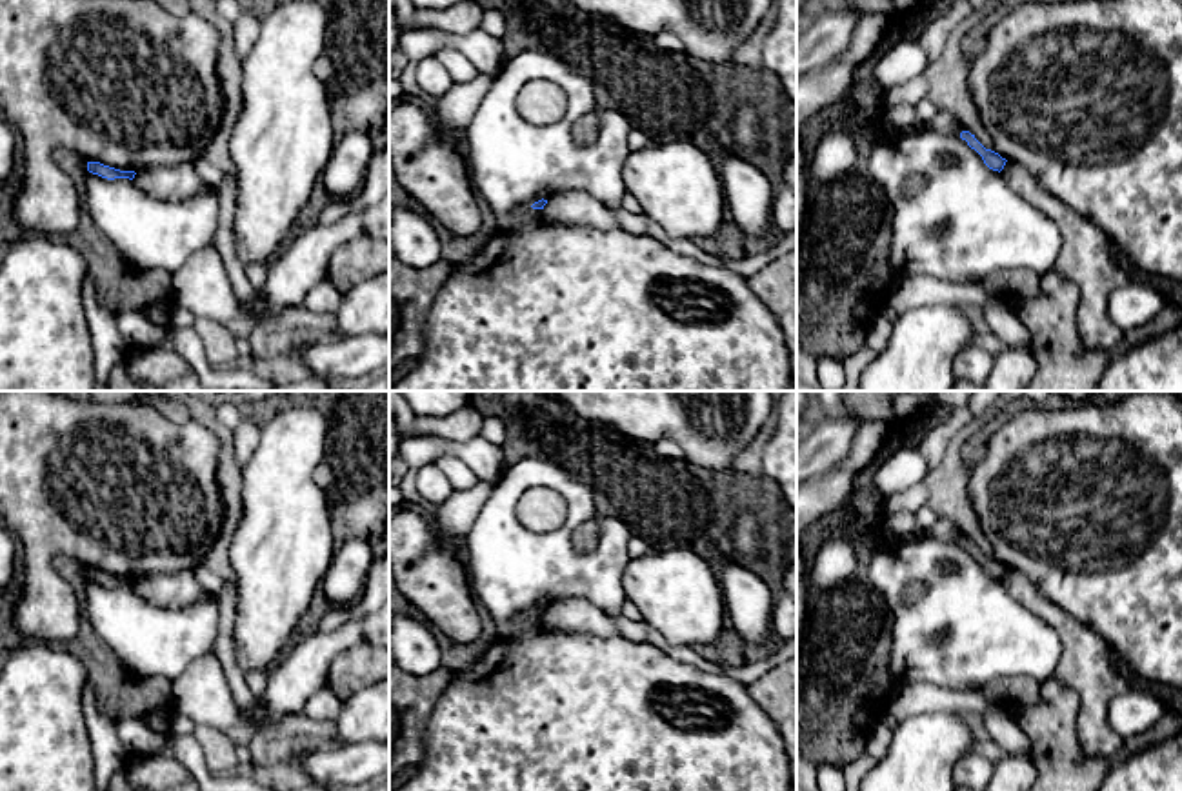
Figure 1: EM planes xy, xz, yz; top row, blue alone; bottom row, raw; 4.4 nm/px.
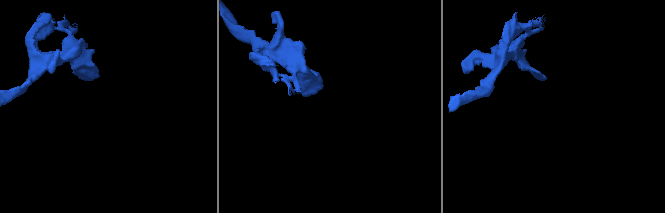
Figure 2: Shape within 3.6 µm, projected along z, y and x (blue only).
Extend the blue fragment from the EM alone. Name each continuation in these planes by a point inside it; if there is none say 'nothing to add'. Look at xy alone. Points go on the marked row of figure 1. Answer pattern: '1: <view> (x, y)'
nothing to add

